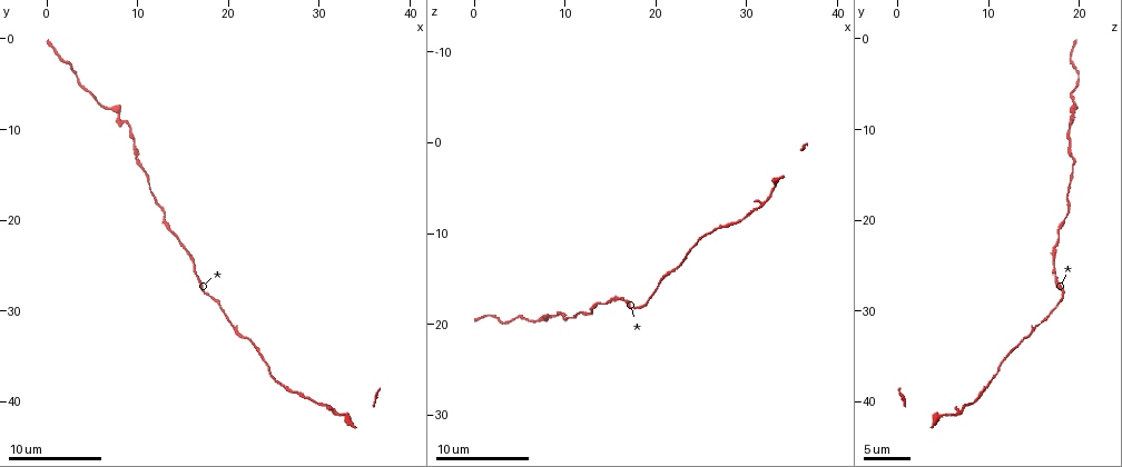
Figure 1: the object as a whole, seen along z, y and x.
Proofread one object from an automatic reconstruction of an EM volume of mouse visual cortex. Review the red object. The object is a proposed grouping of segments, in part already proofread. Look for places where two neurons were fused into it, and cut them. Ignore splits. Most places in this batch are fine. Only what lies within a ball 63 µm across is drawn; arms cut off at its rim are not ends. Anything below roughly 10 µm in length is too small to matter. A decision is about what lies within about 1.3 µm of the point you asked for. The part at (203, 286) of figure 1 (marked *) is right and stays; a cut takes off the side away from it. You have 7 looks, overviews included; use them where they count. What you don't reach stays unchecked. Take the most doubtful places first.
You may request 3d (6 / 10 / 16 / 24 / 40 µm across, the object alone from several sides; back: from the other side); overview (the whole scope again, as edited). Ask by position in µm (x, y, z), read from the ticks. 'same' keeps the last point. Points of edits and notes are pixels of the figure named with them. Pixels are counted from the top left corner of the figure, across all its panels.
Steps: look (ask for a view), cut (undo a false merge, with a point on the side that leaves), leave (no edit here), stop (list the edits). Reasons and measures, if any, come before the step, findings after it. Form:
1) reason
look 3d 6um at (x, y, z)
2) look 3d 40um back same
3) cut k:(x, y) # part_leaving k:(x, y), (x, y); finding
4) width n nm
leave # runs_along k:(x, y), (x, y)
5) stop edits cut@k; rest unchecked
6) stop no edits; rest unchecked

sudden change in width
look 3d 6um at (8.8, 9.0, 19.0)

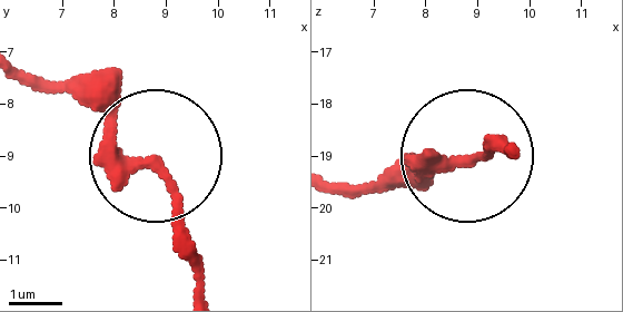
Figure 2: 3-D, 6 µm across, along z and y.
leave # runs_along 2:(515, 153), (462, 153), (386, 188); all the same neuron

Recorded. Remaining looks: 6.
thick turns thin
look 3d 10um at (10.2, 13.8, 19.2)

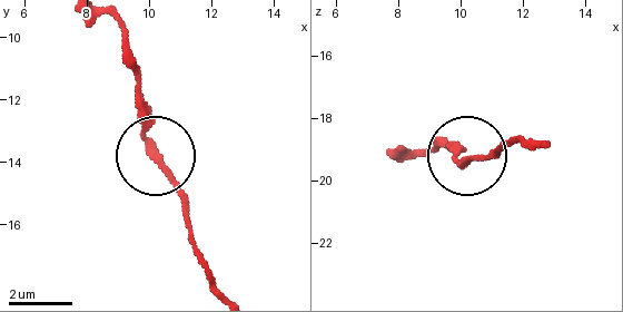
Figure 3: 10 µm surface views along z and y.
width 190 nm
leave # runs_along 3:(220, 288), (194, 240), (184, 192), (151, 144), (136, 59); all the same neuron

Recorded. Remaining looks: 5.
arms run side by side
look 3d 6um at (20.2, 31.4, 15.8)

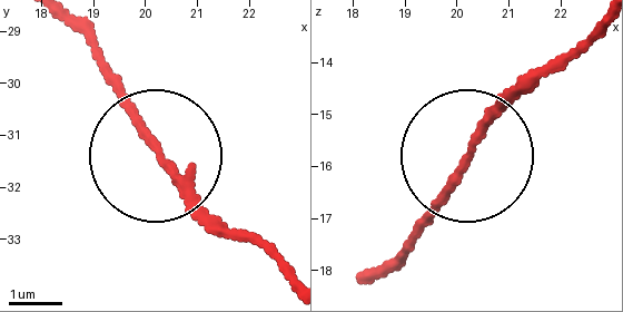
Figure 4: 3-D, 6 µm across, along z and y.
width 110 nm
leave # runs_along 4:(375, 274), (556, 57); all the same neuron

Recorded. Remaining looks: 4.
stop no edits; rest unchecked

